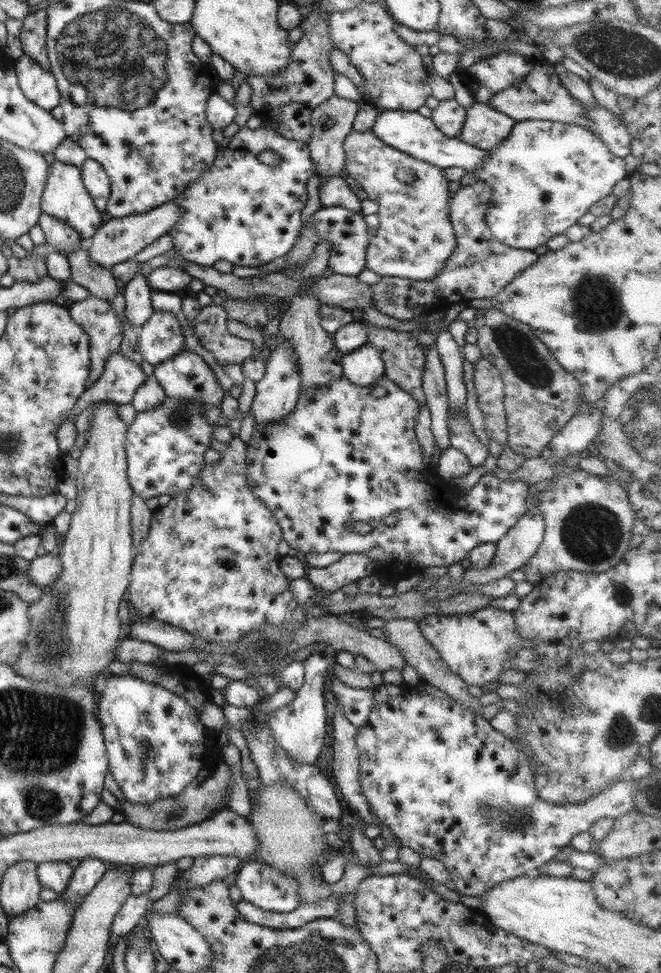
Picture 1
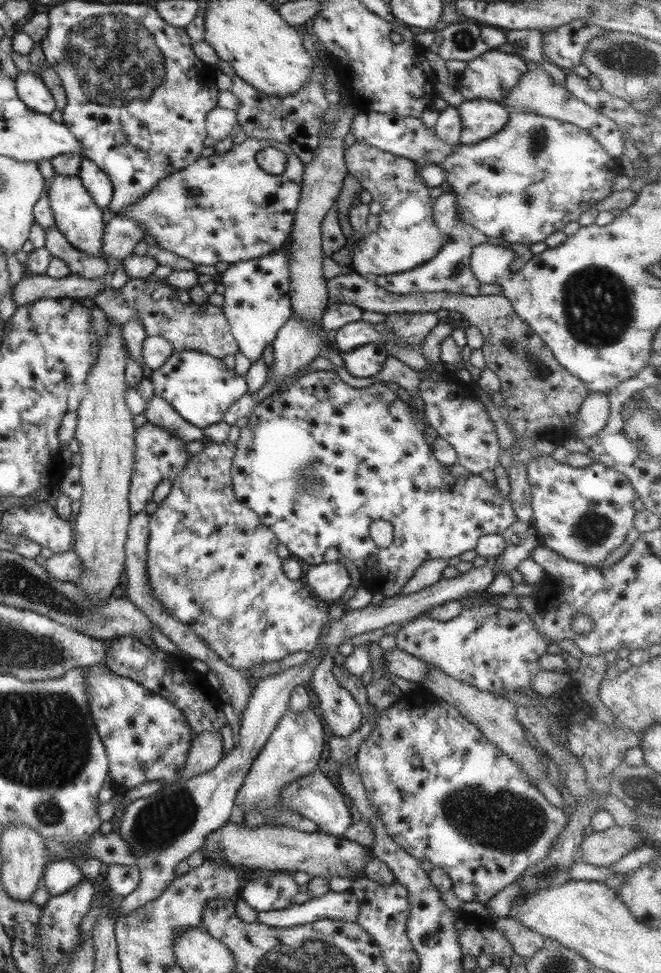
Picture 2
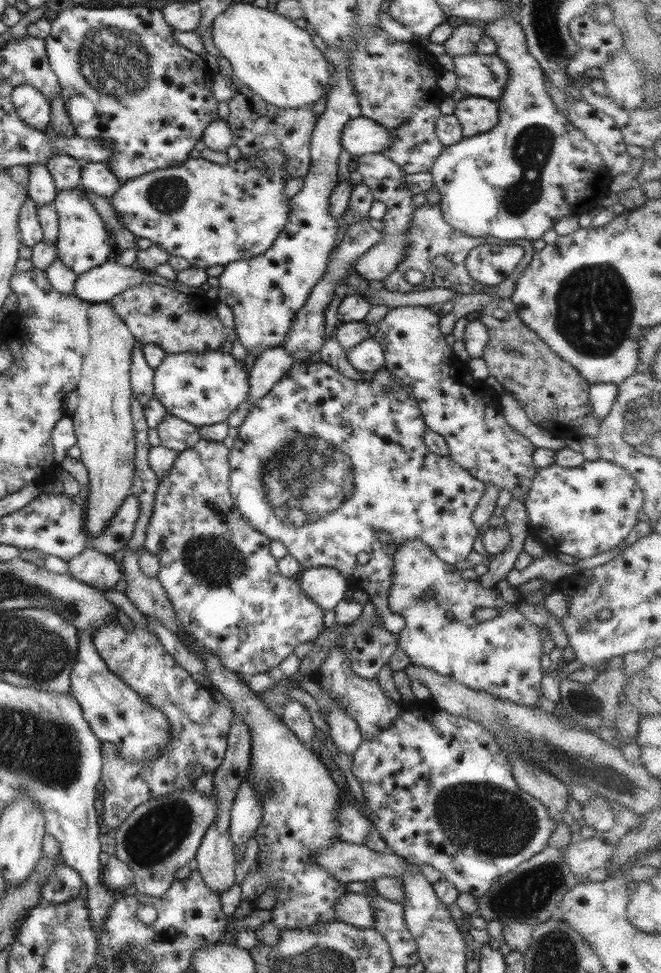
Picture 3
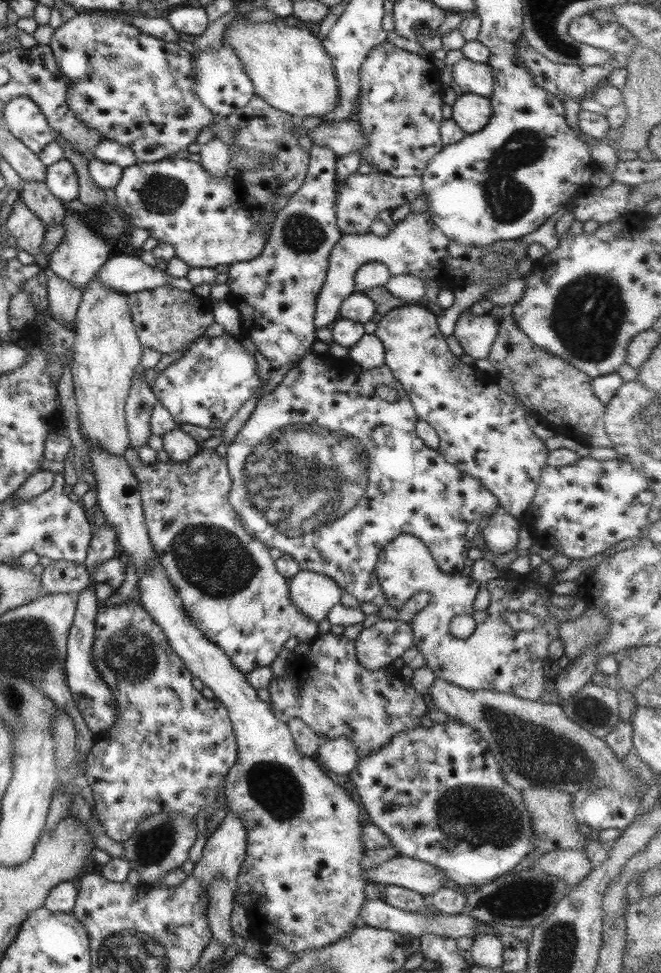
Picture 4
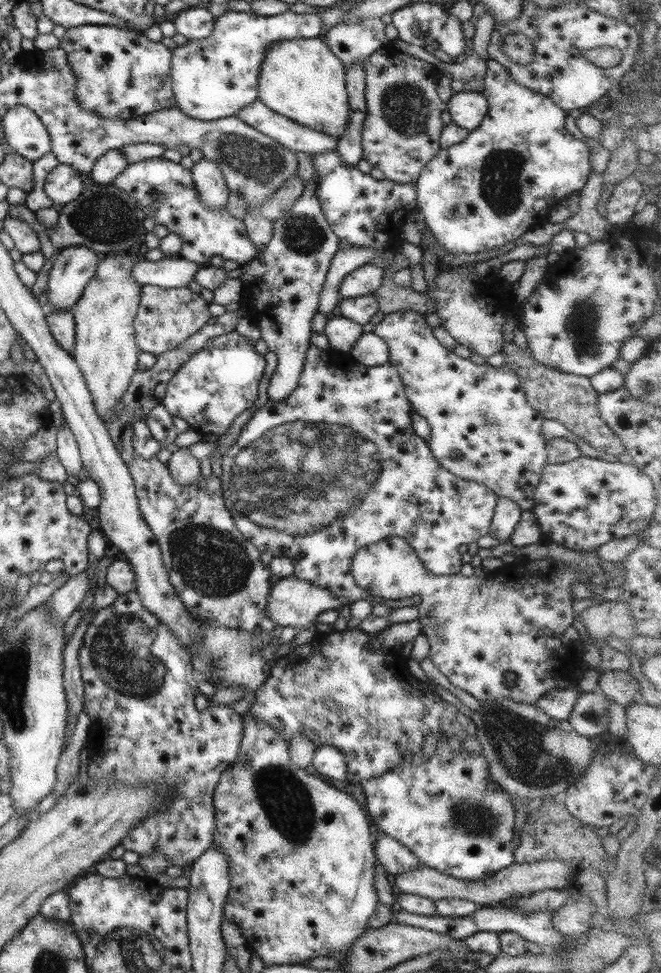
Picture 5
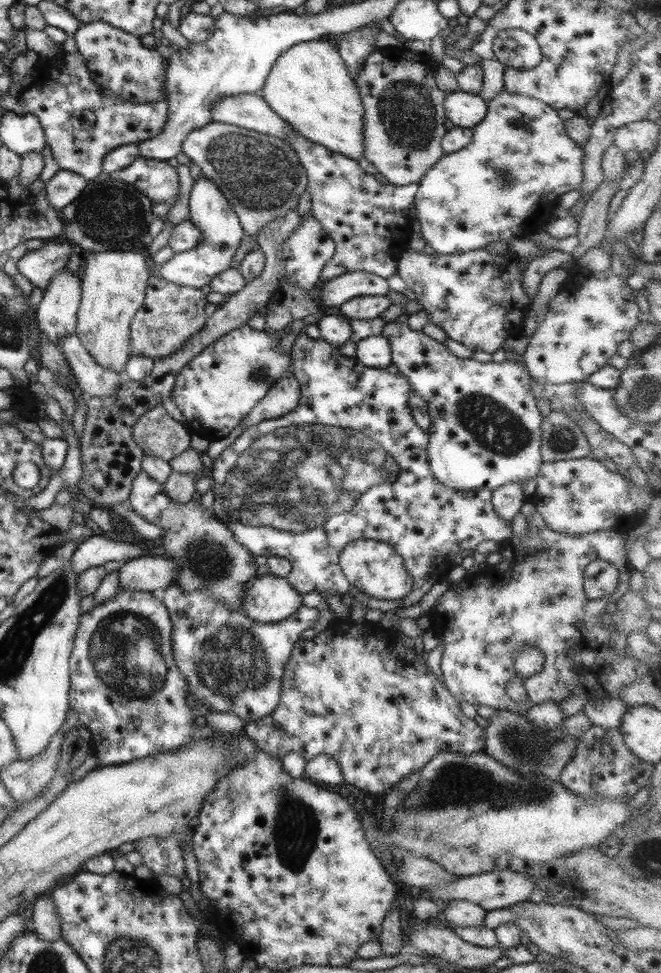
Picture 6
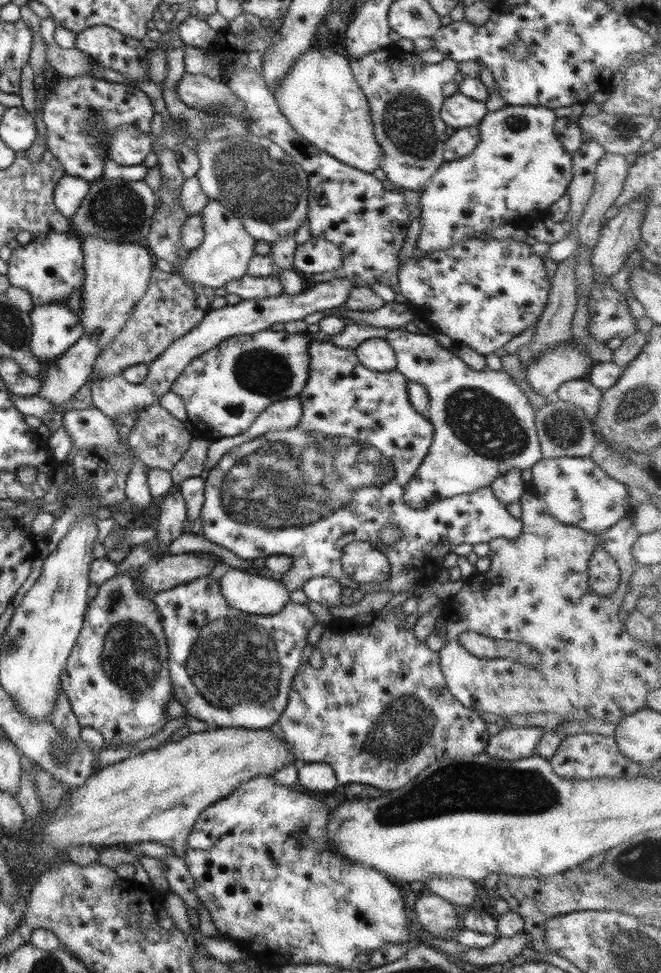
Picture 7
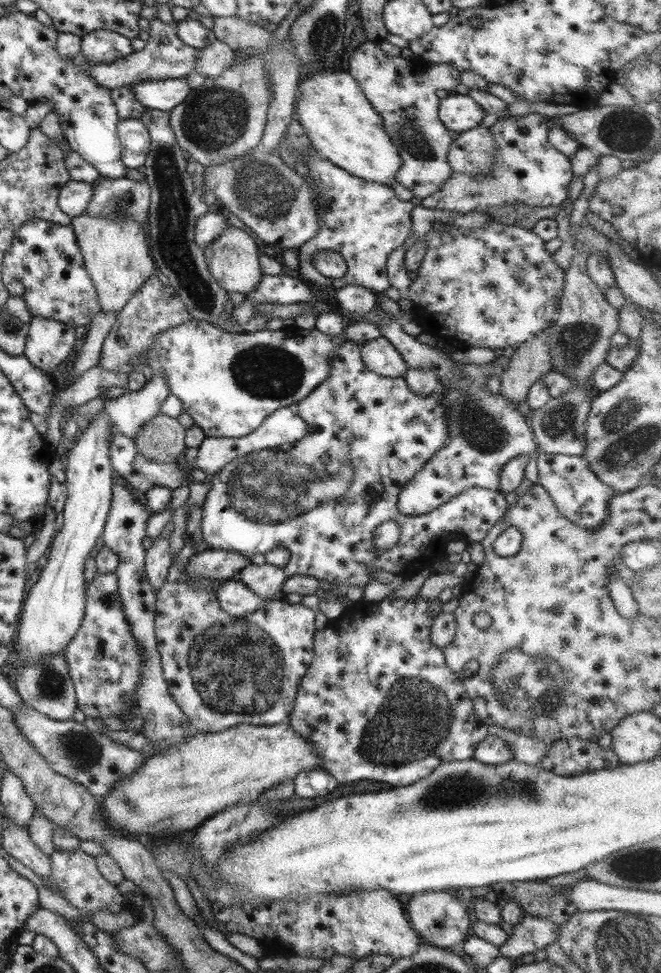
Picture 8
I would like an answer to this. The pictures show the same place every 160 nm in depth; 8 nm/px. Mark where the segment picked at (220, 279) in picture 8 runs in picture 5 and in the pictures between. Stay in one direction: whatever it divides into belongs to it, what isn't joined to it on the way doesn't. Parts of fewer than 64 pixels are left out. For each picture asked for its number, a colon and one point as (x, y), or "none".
5: (207, 180)
6: (208, 210)
7: (223, 255)

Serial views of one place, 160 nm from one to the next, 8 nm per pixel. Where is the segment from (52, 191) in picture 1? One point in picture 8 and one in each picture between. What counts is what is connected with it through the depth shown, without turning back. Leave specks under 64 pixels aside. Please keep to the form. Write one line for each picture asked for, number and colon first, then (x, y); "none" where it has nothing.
2: (78, 218)
3: (82, 242)
4: (81, 253)
5: (73, 267)
6: (56, 314)
7: (54, 328)
8: (48, 343)

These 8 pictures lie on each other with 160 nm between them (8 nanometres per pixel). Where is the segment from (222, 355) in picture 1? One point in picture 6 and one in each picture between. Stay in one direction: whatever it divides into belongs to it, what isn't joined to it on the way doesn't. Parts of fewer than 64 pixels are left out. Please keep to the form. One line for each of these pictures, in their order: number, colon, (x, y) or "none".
2: (201, 327)
3: (176, 322)
4: (164, 319)
5: (165, 317)
6: (169, 315)

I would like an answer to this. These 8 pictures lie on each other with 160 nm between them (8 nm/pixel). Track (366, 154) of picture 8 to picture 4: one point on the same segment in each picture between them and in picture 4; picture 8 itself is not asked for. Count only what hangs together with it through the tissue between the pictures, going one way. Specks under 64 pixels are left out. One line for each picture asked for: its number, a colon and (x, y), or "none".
4: (289, 69)
5: (300, 79)
6: (308, 86)
7: (319, 97)

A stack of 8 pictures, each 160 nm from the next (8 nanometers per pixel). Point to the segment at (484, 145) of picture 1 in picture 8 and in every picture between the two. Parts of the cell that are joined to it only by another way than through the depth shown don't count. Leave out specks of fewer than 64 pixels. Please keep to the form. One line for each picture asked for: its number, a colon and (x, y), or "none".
2: (480, 118)
3: (476, 115)
4: (469, 112)
5: (466, 109)
6: (462, 109)
7: (458, 111)
8: (457, 112)

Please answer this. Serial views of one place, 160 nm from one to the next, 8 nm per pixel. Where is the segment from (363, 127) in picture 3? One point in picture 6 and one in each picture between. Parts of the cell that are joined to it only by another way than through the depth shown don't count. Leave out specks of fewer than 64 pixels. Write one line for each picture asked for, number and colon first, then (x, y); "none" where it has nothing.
4: (340, 137)
5: (296, 138)
6: (249, 111)

